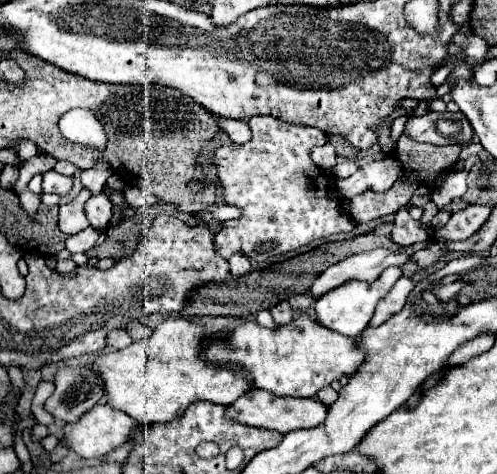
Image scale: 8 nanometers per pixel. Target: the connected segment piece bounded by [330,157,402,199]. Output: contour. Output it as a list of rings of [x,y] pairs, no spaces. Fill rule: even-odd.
[[[386,157],[382,161],[372,161],[362,167],[348,179],[334,179],[334,187],[330,193],[336,199],[352,199],[354,195],[372,189],[372,191],[386,191],[390,189],[398,177],[402,175],[402,167],[396,157]]]

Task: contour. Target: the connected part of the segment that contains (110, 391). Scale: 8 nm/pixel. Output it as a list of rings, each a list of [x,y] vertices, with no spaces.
[[[182,317],[164,319],[148,339],[134,341],[126,349],[100,353],[88,367],[98,373],[104,385],[102,403],[124,411],[136,423],[166,423],[174,421],[178,411],[184,411],[194,401],[210,401],[232,405],[250,383],[232,369],[206,363],[202,355],[204,329]]]

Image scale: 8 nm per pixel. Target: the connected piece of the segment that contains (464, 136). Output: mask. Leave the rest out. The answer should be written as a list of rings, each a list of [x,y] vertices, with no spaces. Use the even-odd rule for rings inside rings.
[[[426,111],[420,117],[410,117],[404,129],[406,135],[418,139],[418,143],[430,143],[430,145],[452,145],[452,143],[470,143],[474,137],[472,125],[466,119],[466,115],[458,113],[436,113]]]

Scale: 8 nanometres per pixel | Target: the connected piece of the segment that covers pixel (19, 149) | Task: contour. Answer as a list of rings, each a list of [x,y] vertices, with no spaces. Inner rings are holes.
[[[20,139],[20,141],[18,141],[18,143],[16,143],[12,149],[18,153],[18,157],[20,157],[22,161],[32,159],[32,157],[38,153],[36,143],[32,143],[32,141],[28,141],[28,139]]]

